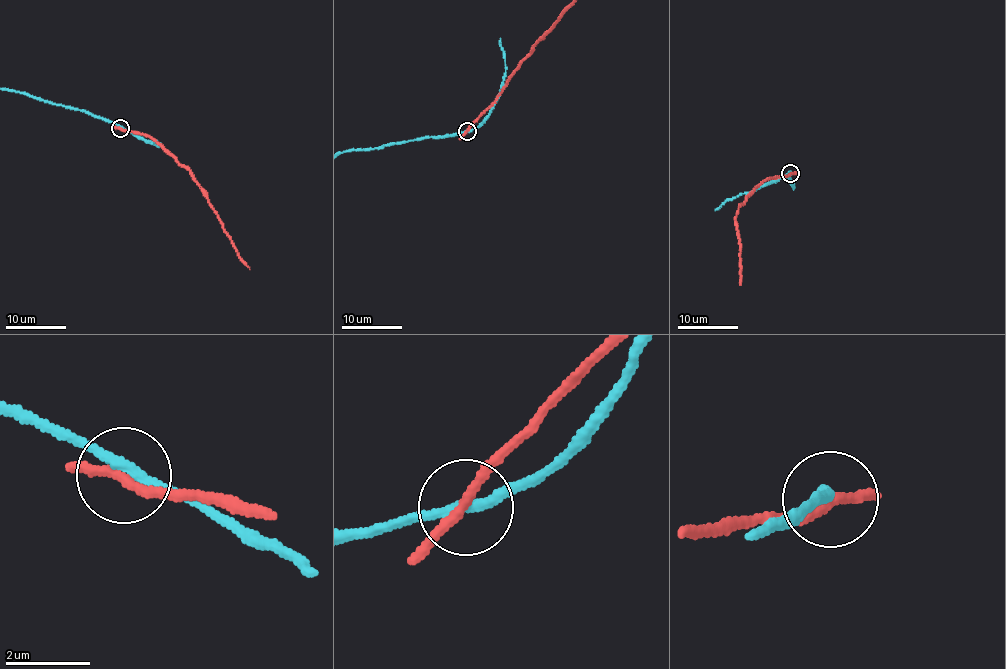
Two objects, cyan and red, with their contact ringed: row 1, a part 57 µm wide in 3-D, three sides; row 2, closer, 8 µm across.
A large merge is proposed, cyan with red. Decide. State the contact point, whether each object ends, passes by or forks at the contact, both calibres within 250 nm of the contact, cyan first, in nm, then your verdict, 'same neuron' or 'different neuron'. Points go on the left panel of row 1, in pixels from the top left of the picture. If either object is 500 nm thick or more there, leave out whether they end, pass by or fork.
(120, 128) | cyan passes by | red passes by | 240/200 nm | different neuron

